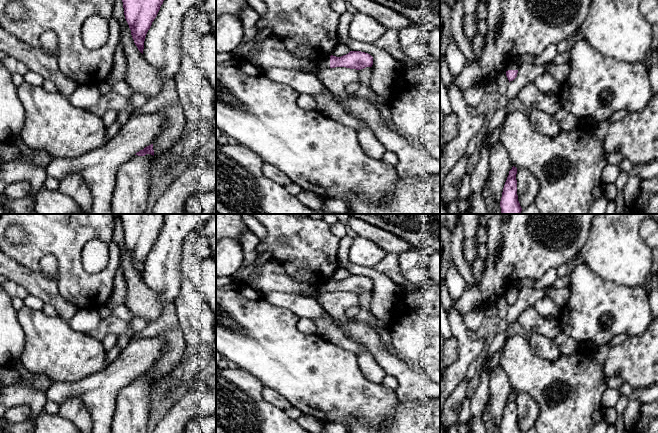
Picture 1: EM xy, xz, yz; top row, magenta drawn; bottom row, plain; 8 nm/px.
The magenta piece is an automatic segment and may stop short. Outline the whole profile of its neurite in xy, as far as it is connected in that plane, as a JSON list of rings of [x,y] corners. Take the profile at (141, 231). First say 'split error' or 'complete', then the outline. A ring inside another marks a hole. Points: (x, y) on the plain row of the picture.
complete; [[[118,214],[125,243],[138,274],[143,278],[144,265],[164,225],[165,214]]]

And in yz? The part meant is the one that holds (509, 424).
complete; [[[512,391],[505,406],[500,425],[501,433],[522,433],[517,419],[517,392]]]

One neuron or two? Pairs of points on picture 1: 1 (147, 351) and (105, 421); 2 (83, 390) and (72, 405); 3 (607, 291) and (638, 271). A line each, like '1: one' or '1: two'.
1: one
2: two
3: two

